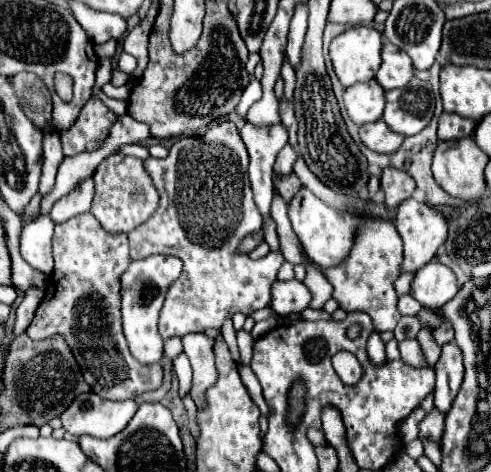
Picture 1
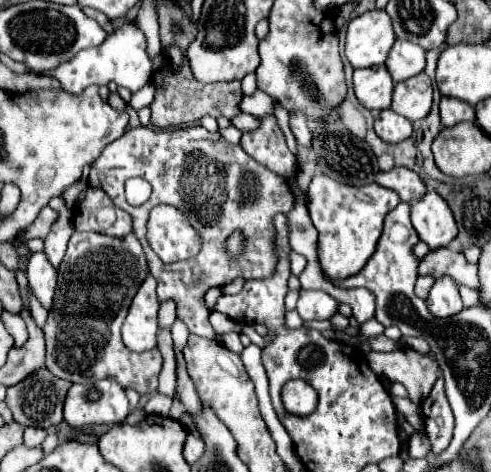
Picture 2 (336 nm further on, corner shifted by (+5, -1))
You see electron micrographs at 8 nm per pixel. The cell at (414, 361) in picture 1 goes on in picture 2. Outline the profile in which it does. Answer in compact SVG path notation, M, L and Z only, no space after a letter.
M401 347L391 353L371 351L367 355L367 363L377 375L387 377L391 383L405 385L405 389L409 391L409 399L417 405L429 395L439 375L435 357L421 355L411 347Z

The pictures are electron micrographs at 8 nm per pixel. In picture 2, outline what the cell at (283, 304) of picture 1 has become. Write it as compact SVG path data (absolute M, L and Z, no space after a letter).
M301 289L297 299L297 311L303 321L329 319L337 311L337 301L323 291Z

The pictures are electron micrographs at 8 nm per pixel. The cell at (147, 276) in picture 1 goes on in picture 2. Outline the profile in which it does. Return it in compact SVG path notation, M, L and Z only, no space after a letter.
M147 275L137 295L133 297L127 319L123 323L123 343L127 349L135 353L143 353L157 347L159 301L155 295L155 287L157 287L155 277Z

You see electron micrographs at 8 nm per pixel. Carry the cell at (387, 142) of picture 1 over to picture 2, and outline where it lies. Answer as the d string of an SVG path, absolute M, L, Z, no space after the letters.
M385 109L375 121L375 133L387 143L399 143L411 135L411 121L391 109Z

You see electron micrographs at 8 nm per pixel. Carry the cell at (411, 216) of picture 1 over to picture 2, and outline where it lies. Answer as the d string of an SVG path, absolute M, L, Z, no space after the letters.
M435 191L425 193L419 201L411 205L411 223L419 239L427 243L429 249L447 247L449 241L457 235L451 209L445 199L439 197Z

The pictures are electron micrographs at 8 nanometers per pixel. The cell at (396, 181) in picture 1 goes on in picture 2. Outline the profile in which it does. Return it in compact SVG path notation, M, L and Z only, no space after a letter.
M393 167L391 171L377 173L375 183L395 191L405 203L415 203L427 193L427 187L421 177L407 167Z

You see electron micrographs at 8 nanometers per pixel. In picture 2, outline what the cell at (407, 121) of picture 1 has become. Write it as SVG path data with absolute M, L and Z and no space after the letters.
M425 73L415 75L413 79L395 83L395 91L393 91L393 103L391 109L403 117L407 117L409 121L419 121L425 119L431 111L431 79Z

